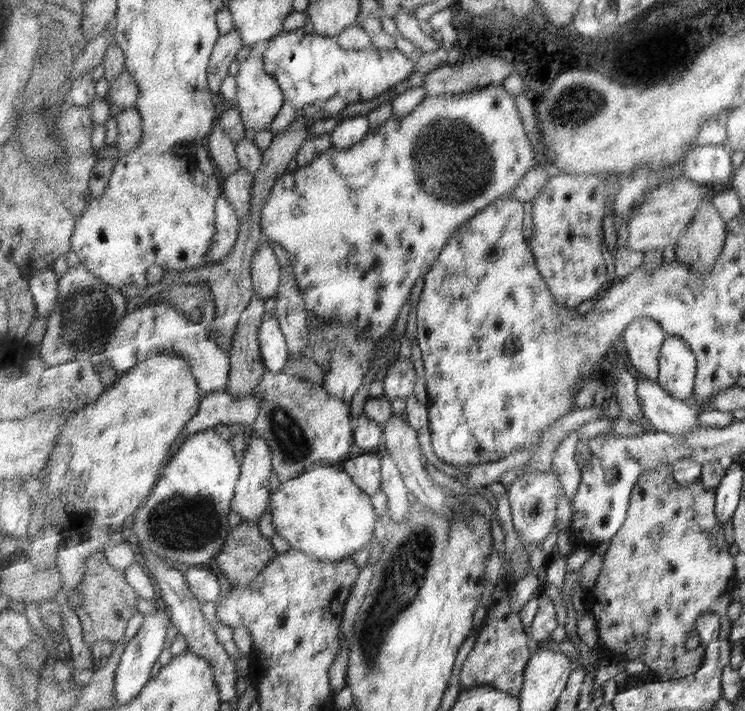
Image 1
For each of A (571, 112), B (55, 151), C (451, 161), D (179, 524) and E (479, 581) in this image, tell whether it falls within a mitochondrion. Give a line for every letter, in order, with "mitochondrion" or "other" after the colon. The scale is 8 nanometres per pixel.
A: mitochondrion
B: mitochondrion
C: mitochondrion
D: mitochondrion
E: other

